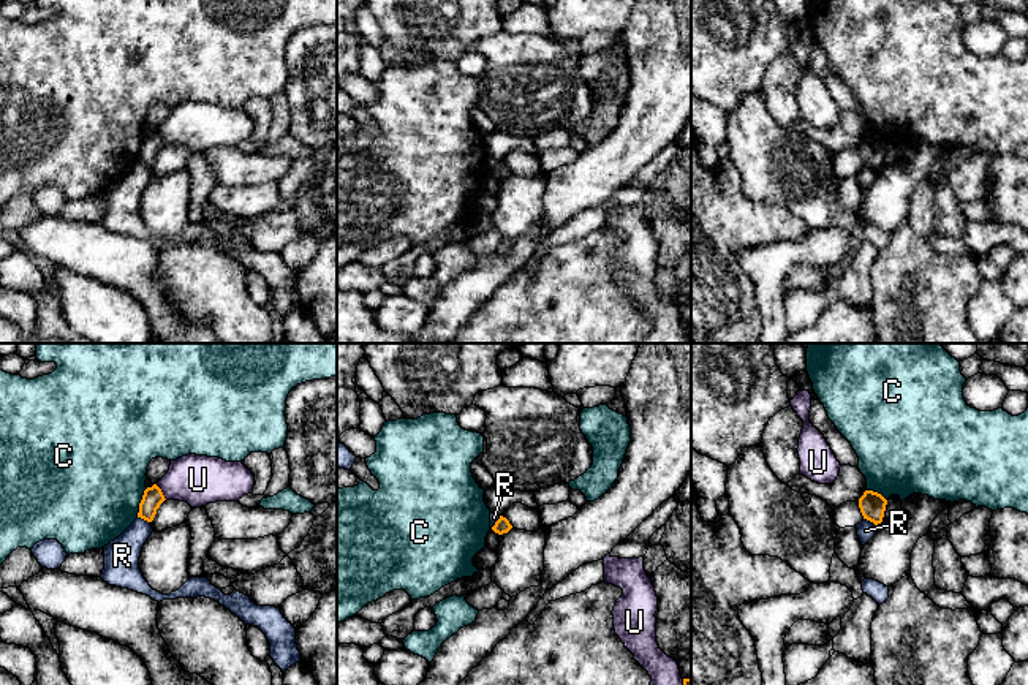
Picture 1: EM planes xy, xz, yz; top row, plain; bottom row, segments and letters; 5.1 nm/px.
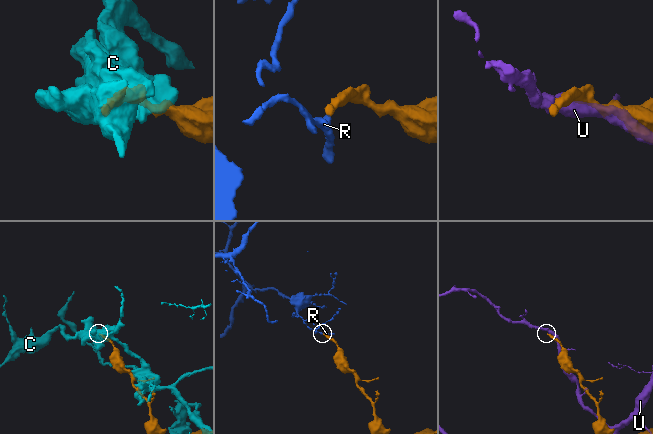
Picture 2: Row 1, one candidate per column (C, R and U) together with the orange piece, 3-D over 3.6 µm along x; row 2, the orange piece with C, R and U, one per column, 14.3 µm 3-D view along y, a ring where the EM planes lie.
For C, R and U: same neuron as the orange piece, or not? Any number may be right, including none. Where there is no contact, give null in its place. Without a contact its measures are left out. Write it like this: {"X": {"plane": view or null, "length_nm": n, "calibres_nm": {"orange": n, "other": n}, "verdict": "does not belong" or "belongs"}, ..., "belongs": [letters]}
{"C": {"plane": "xy", "length_nm": 160, "calibres_nm": {"orange": 100, "other": 480}, "verdict": "does not belong"}, "R": {"plane": "xy", "length_nm": 70, "calibres_nm": {"orange": 100, "other": 180}, "verdict": "does not belong"}, "U": {"plane": "xy", "length_nm": 100, "calibres_nm": {"orange": 100, "other": 260}, "verdict": "does not belong"}, "belongs": []}

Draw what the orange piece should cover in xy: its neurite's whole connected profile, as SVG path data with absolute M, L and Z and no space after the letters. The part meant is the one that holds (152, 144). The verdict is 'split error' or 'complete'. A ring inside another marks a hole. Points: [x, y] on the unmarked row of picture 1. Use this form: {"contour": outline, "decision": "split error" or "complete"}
{"contour": "M153 130L152 133L147 133L144 136L142 146L139 149L139 158L138 163L152 168L157 155L160 153L160 150L164 147L164 141L161 138L161 134Z", "decision": "complete"}

